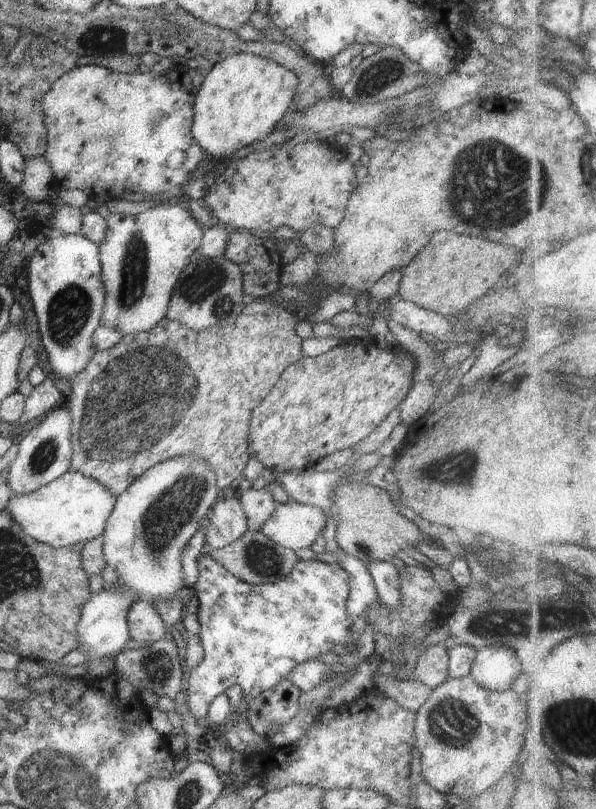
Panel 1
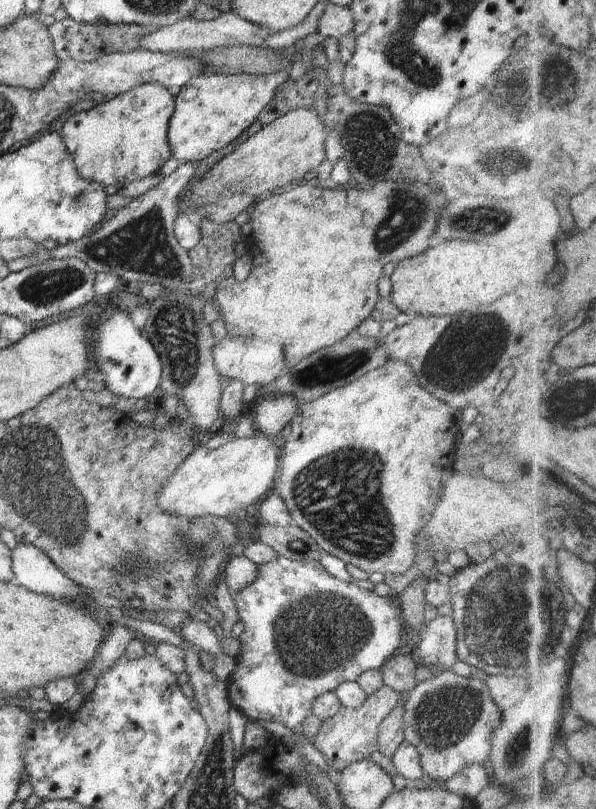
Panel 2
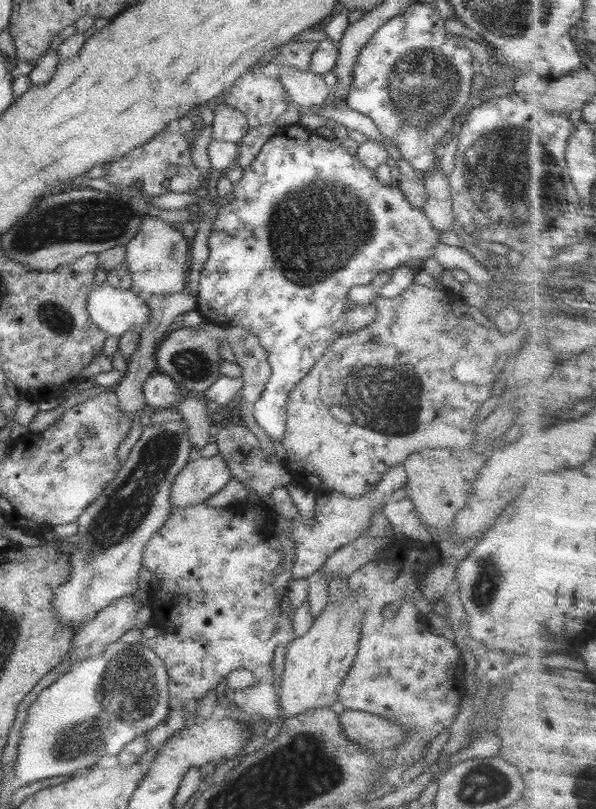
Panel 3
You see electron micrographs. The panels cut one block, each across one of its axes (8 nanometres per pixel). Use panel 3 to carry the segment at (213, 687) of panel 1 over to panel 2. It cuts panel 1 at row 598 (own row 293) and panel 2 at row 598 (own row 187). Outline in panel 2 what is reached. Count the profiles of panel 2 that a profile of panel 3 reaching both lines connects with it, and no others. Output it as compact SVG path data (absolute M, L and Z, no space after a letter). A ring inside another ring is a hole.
M278 556L266 564L260 564L258 572L258 578L250 586L229 597L229 600L236 606L239 619L244 624L244 632L238 638L240 640L240 652L236 656L235 667L226 681L225 691L228 693L229 703L234 708L238 708L240 712L245 713L248 720L280 723L290 730L297 731L301 722L311 715L312 702L318 696L333 693L344 682L354 682L360 674L367 670L380 669L408 639L398 595L380 596L376 594L375 590L364 589L356 583L348 582L344 577L328 574L320 561L293 561Z

